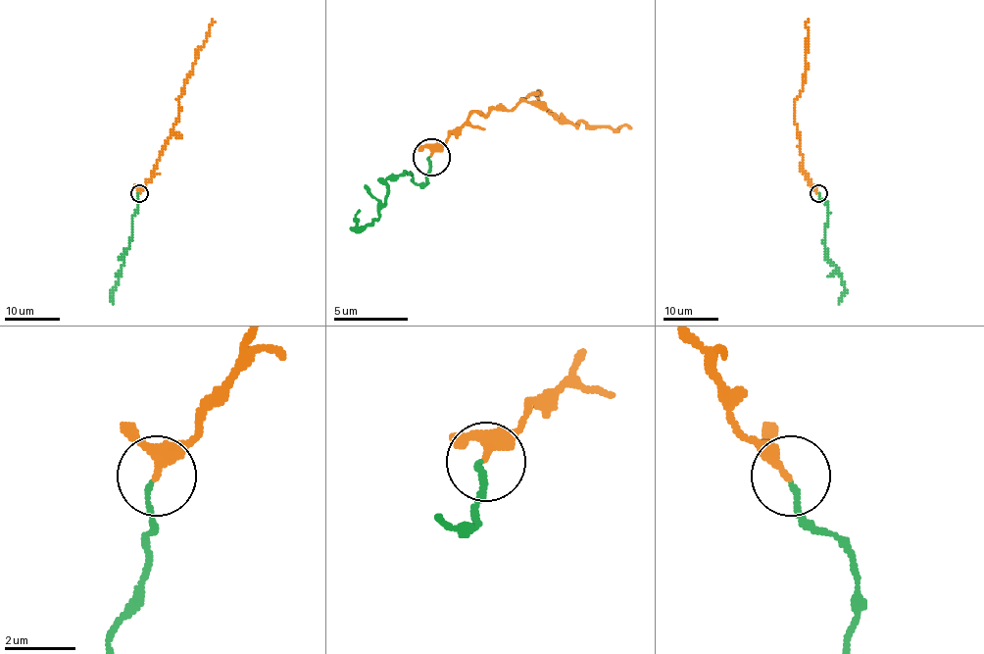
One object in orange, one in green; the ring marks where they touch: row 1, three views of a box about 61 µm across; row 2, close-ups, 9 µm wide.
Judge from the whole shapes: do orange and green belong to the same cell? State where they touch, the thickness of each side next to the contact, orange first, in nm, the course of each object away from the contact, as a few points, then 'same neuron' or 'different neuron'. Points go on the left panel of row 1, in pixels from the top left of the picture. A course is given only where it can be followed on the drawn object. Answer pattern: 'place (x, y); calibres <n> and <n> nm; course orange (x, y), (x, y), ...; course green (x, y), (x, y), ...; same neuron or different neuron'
place (139, 193); calibres 220 and 120 nm; course orange (139, 192), (146, 185), (178, 118), (178, 97), (213, 20); course green (138, 194), (131, 239), (112, 293), (114, 303); same neuron

